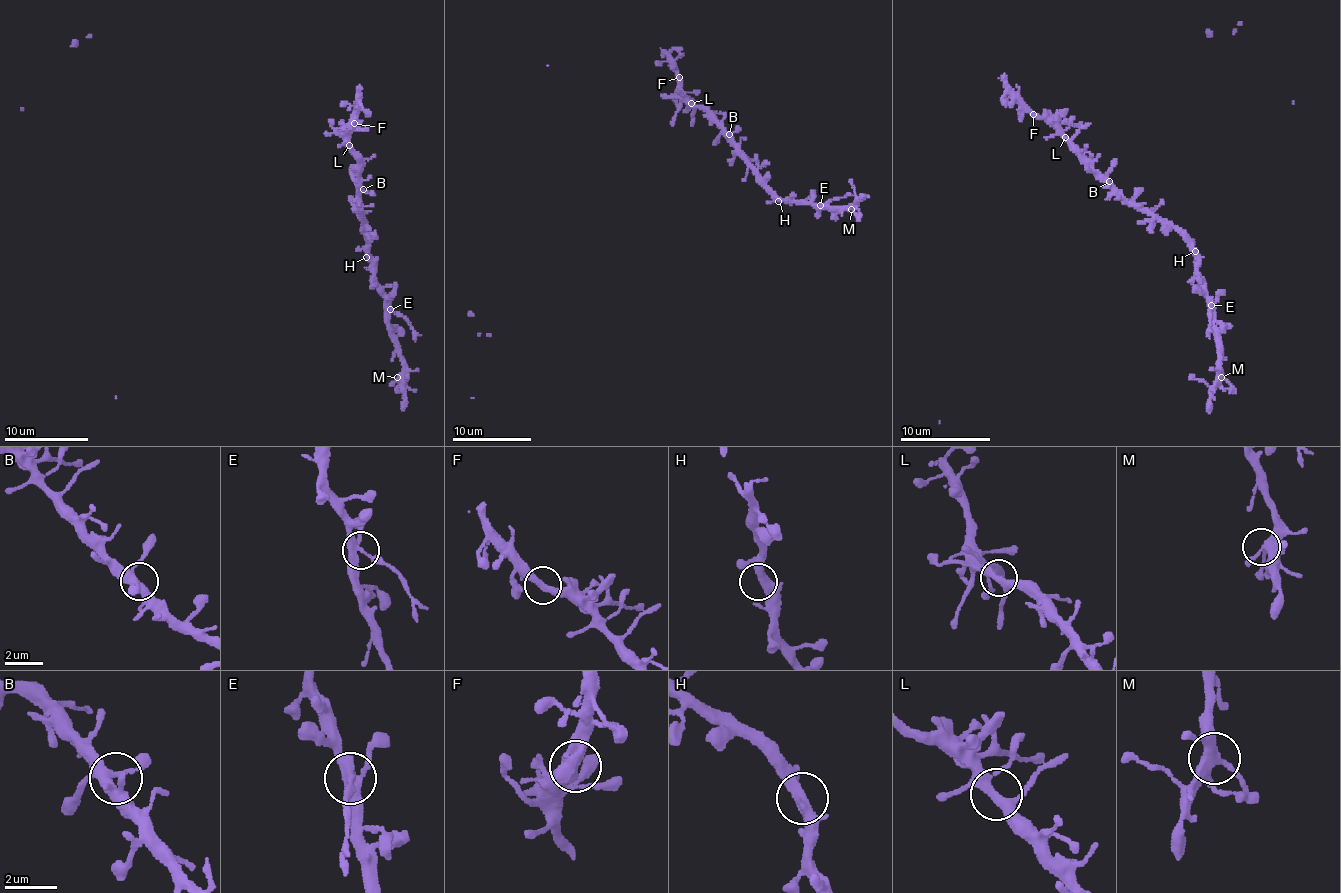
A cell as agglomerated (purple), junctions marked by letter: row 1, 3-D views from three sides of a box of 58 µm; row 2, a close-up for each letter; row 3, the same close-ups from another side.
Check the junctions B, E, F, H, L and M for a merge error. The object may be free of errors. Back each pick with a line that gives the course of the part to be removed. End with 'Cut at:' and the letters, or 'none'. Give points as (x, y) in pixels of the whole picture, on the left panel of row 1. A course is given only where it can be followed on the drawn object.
E: Course of the part to remove: (390, 310), (408, 322), (415, 341)
Cut at: E

